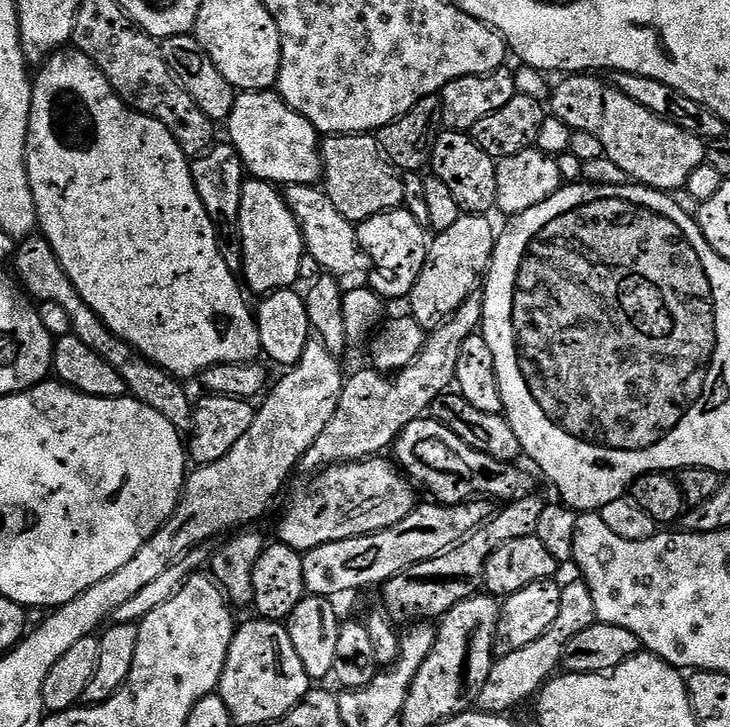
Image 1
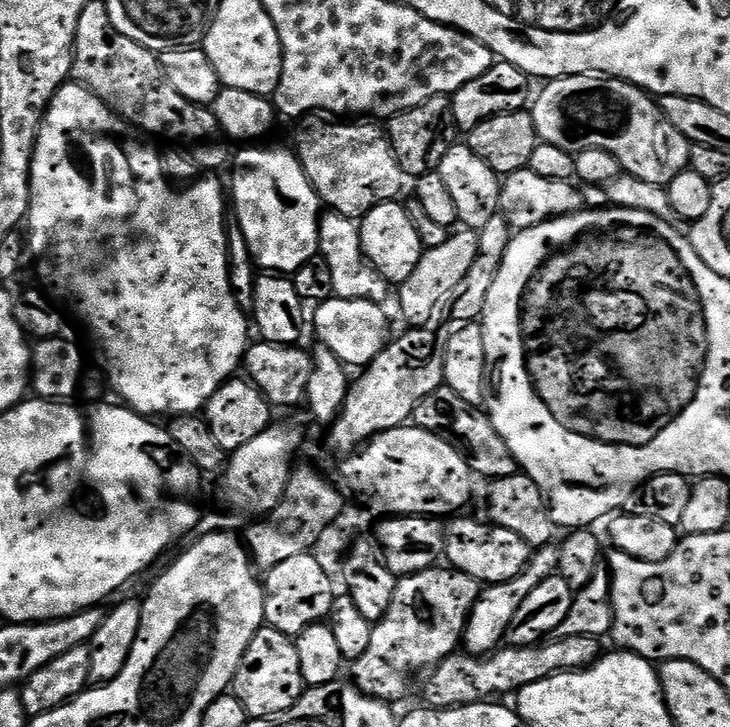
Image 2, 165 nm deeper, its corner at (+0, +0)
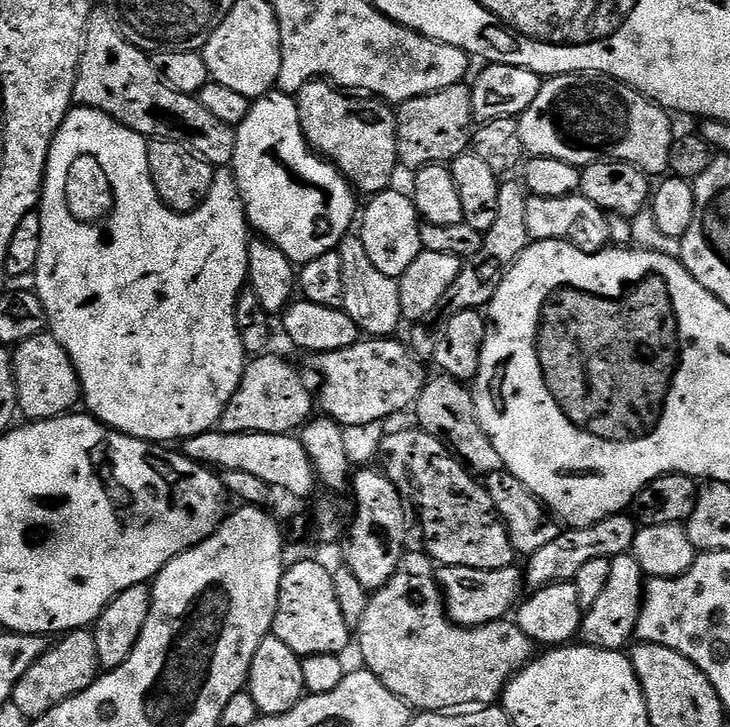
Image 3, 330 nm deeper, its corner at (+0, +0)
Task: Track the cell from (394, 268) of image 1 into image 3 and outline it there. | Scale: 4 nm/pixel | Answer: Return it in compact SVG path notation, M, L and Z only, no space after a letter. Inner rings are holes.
M395 190L380 192L371 197L363 205L362 215L358 220L358 235L362 246L366 246L366 254L370 254L370 262L382 270L382 274L399 277L406 274L406 269L414 263L414 258L424 251L420 237L421 219L416 212L416 204L411 195Z

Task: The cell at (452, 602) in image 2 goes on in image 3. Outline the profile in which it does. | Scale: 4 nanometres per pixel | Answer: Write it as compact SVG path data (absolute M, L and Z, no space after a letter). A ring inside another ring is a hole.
M470 566L441 567L438 579L440 591L444 593L444 609L460 628L477 628L495 620L503 620L521 599L522 572L516 566L502 570L474 570Z

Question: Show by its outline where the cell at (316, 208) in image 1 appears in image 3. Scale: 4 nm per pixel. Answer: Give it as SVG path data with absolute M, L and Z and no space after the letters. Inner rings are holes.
M359 235L345 236L338 253L344 283L342 311L351 318L365 337L391 337L395 333L392 331L402 324L402 302L398 298L400 286L397 277L382 274L382 270L378 270L378 266L370 262L370 254L366 254L366 246L362 246Z

